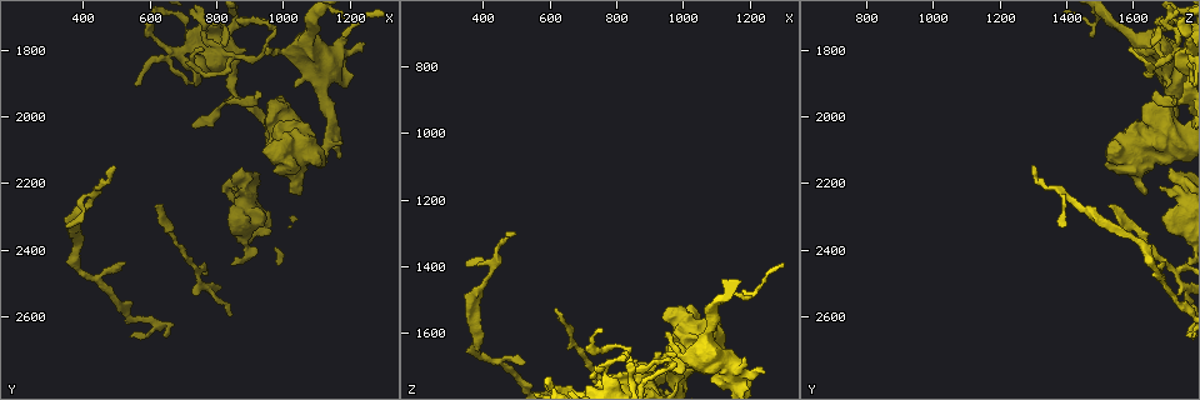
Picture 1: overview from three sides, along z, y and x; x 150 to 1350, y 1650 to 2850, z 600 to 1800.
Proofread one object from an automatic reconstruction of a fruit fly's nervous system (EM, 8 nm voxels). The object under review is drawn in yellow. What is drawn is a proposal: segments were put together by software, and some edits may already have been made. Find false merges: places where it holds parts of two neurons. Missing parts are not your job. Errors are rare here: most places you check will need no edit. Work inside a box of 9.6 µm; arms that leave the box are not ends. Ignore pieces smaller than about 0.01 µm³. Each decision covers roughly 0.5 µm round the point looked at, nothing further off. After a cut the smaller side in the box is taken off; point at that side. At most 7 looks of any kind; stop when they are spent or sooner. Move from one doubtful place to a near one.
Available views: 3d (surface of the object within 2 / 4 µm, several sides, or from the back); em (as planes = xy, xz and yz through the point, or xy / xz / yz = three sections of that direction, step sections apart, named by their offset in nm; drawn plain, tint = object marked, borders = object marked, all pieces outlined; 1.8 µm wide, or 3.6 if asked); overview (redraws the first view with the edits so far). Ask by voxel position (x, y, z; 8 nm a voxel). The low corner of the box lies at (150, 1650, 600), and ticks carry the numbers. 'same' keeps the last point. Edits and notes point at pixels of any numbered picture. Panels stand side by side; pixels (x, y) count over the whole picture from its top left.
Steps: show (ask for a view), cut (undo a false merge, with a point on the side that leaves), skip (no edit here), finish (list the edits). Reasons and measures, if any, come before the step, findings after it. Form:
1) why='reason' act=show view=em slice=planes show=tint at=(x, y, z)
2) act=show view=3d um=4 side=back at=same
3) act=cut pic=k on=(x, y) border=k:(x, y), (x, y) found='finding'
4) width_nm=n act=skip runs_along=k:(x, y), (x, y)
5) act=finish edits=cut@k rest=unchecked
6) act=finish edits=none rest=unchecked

act=show view=em um=3.6 slice=planes show=tint at=(830, 1810, 1740)

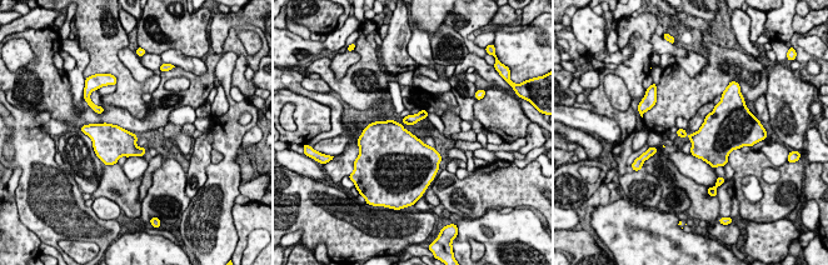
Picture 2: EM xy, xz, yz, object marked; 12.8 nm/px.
act=skip found='one neuron here'

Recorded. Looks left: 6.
why='sharp bend' act=show view=em um=3.6 slice=xy step=16 show=tint at=(430, 2240, 1410)

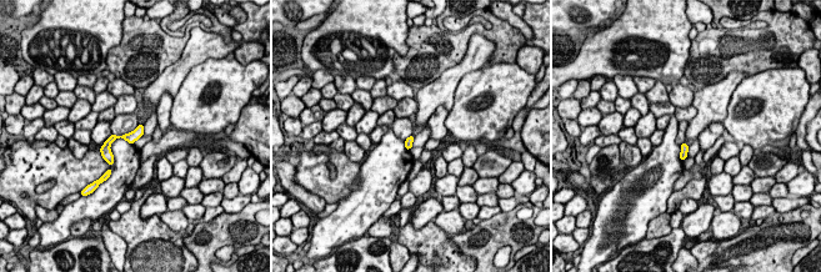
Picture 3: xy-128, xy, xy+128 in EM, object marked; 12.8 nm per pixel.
act=show view=em um=3.6 slice=planes show=tint at=same

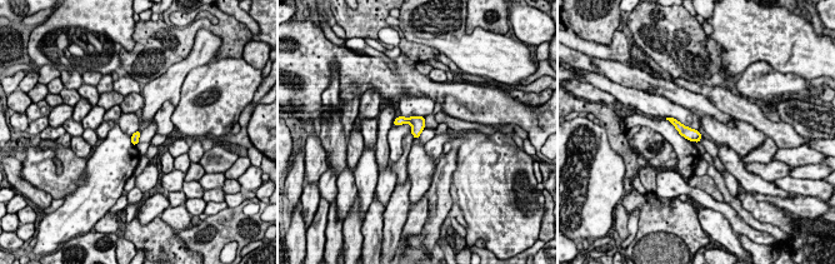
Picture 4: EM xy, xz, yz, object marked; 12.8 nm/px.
width_nm=100 act=skip found='continuous, no second neuron'

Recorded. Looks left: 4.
why='thick turns thin' act=show view=em slice=xz step=16 show=tint at=(1150, 1870, 1740)

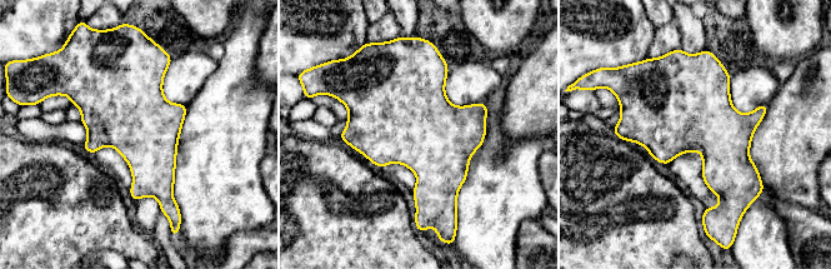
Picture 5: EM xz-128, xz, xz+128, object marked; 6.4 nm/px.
act=show view=em slice=planes show=tint at=same

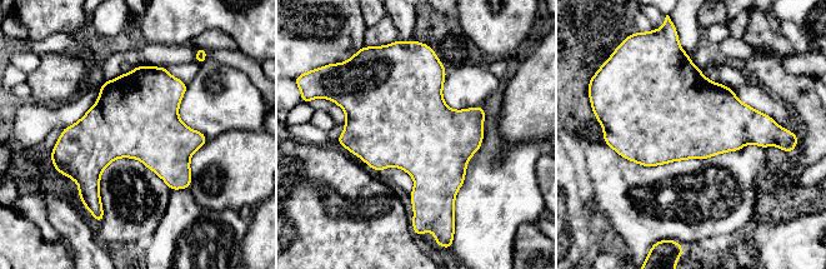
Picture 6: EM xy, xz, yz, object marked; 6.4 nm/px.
act=skip found='one neuron here'

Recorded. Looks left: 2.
act=finish edits=none rest=unchecked

